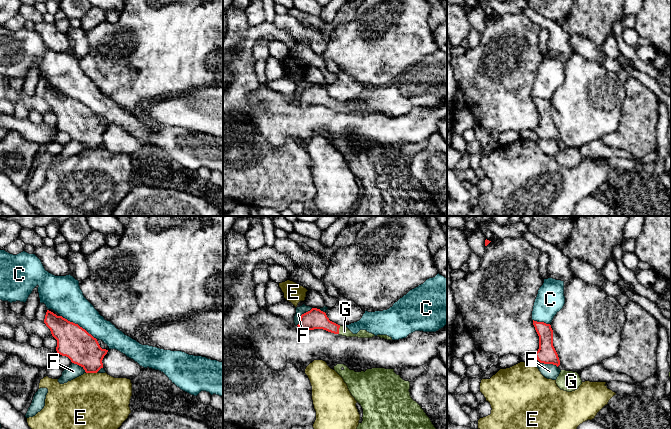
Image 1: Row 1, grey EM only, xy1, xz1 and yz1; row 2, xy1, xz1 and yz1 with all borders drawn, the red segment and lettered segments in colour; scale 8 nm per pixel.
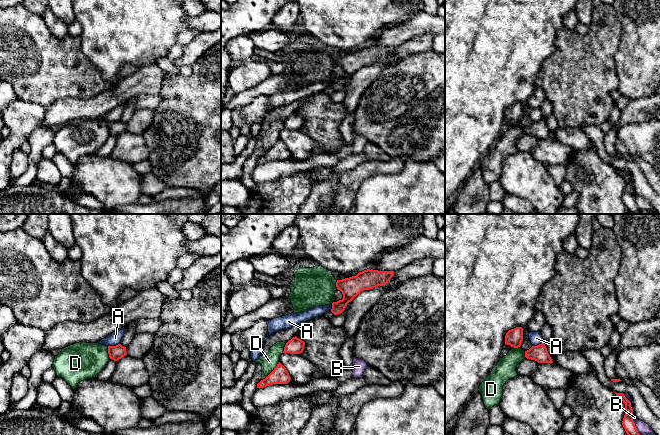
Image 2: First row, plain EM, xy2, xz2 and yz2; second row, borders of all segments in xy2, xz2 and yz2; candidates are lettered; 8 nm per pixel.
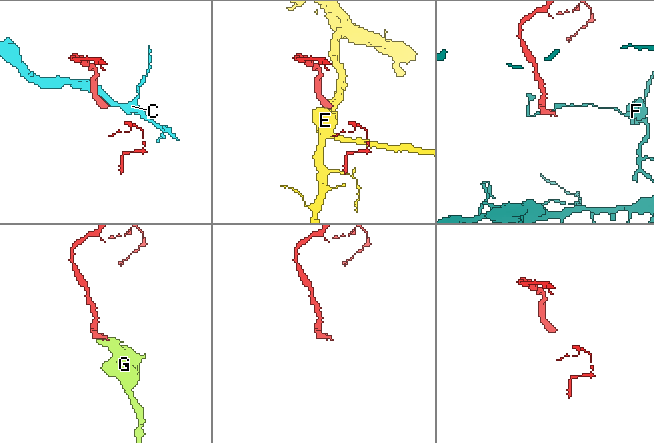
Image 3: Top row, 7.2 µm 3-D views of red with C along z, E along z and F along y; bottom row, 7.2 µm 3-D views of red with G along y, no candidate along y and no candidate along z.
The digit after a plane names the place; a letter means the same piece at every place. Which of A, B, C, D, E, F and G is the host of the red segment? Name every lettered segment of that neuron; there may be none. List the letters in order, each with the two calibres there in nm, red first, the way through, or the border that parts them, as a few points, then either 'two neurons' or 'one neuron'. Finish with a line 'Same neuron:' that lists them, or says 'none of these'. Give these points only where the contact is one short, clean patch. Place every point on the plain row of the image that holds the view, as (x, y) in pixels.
A: 110 nm thick on the red side, 100 nm on the other; border along xy2 (119, 119), (108, 122); two neurons
B: 90 nm thick on the red side, 100 nm on the other; two neurons
C: 260 nm thick on the red side, 280 nm on the other; two neurons
D: 140 nm thick on the red side, 130 nm on the other; two neurons
E: 260 nm thick on the red side, 500 nm on the other; border along xy1 (97, 147), (86, 149); two neurons
F: 160 nm thick on the red side, 70 nm on the other; border along xz1 (312, 84), (301, 91), (300, 97), (296, 101); two neurons
G: 160 nm thick on the red side, 80 nm on the other; runs through xz1 (315, 94), (338, 105), (344, 107); one neuron
Same neuron: G

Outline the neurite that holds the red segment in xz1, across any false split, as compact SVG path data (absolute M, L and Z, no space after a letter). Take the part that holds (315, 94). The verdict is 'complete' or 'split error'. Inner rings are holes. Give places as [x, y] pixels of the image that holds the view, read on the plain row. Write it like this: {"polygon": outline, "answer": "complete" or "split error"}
{"polygon": "M312 84L310 87L302 90L297 102L301 107L323 105L346 113L372 114L375 112L366 106L360 106L357 110L353 110L347 103L330 97L326 89L317 84Z", "answer": "split error"}

